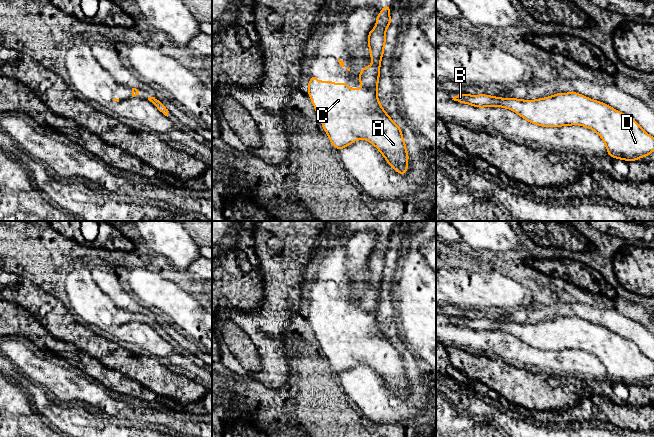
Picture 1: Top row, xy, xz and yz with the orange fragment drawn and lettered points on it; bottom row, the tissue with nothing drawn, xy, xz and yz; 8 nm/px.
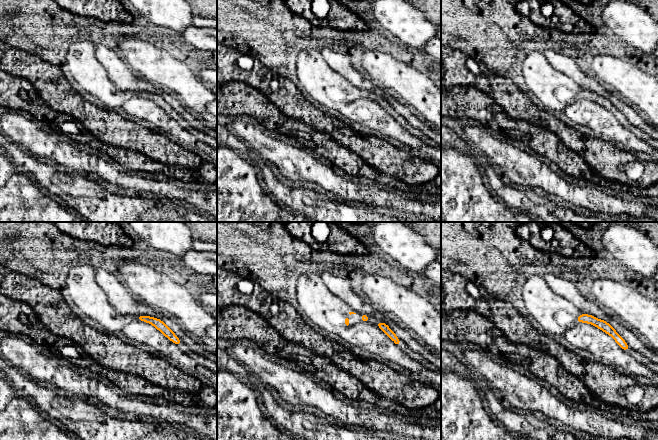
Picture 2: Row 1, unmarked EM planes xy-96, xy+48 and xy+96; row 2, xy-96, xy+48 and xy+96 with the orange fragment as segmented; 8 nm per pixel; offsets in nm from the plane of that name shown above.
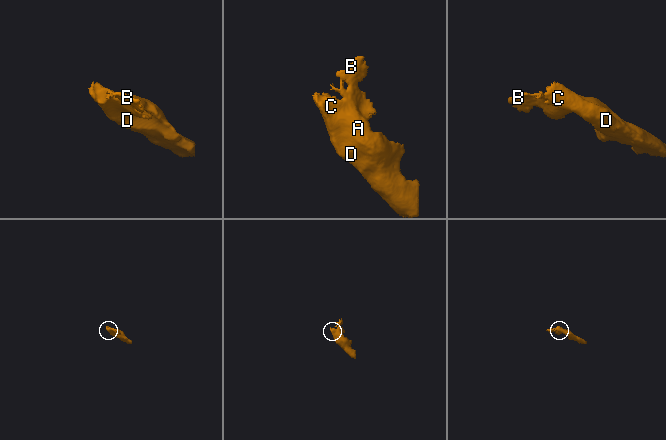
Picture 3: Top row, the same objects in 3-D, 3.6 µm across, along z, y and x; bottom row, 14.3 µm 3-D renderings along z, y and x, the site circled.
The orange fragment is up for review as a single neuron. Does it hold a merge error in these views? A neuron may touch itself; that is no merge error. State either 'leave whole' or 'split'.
leave whole

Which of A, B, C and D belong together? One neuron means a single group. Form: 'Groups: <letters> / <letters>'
Groups: A B C D

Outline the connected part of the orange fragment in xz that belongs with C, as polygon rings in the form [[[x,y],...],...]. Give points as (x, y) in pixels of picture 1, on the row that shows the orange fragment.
[[[385,5],[379,15],[376,16],[376,27],[368,34],[368,47],[370,58],[373,60],[369,67],[363,67],[358,81],[363,85],[362,89],[349,89],[346,82],[335,84],[333,81],[317,81],[315,75],[311,75],[308,94],[320,118],[320,122],[328,135],[332,145],[339,151],[351,145],[357,139],[364,139],[373,144],[384,156],[387,163],[402,176],[408,168],[404,164],[407,160],[411,169],[406,144],[403,140],[401,128],[381,107],[377,97],[378,80],[380,76],[381,59],[386,44],[386,28],[391,25],[390,7]]]

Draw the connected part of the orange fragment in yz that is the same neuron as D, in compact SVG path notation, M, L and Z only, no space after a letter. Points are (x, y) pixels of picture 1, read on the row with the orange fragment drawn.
M577 92L557 93L537 100L458 93L452 100L478 108L499 106L511 109L528 122L543 127L582 125L592 129L603 139L608 155L615 159L623 159L627 162L635 161L654 152L654 137L646 133L632 117L613 109L603 102L590 99Z

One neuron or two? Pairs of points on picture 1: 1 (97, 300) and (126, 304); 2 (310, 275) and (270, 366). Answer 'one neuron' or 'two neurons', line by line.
1: two neurons
2: two neurons

